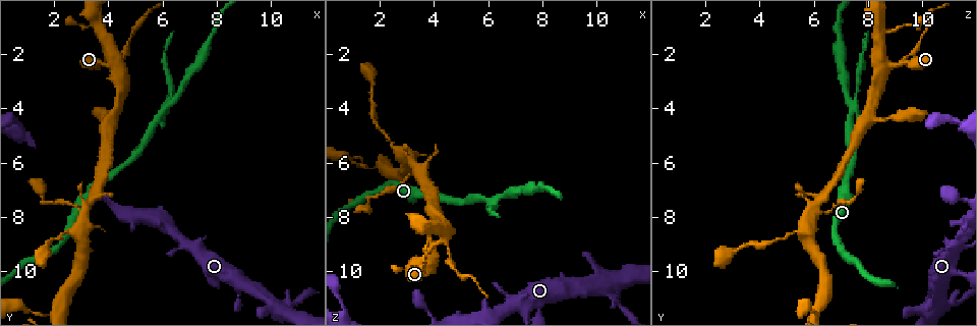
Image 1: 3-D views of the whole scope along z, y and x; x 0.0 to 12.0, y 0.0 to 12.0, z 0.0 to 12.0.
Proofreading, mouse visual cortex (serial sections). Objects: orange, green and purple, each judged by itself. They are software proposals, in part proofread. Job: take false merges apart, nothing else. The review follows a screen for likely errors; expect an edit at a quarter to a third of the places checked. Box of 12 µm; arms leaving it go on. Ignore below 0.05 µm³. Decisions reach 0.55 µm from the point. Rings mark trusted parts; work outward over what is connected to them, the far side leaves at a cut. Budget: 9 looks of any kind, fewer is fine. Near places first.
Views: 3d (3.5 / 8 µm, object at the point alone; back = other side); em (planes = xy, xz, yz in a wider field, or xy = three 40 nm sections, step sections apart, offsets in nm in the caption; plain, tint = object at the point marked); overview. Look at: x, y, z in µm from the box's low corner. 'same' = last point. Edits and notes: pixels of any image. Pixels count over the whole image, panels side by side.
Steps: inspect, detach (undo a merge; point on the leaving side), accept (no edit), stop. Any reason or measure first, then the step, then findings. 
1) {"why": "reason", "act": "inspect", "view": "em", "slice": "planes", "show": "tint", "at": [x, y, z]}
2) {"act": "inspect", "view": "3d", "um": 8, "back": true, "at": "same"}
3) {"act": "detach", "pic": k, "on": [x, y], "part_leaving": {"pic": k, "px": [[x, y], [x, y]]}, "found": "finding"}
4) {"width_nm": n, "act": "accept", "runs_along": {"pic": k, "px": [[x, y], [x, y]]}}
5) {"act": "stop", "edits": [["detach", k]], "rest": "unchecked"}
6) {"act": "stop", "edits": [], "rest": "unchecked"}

{"why": "looks like a crossing", "act": "inspect", "view": "3d", "um": 3.5, "back": true, "at": [4.5, 2.4, 8.7]}

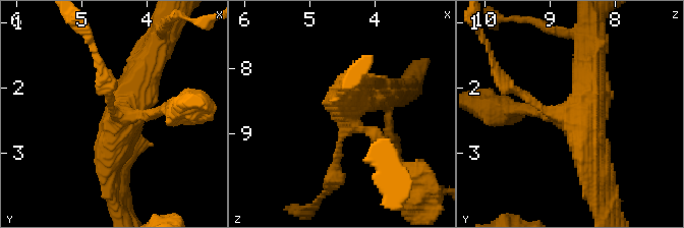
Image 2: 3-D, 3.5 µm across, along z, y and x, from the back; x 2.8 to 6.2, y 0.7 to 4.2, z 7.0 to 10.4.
{"arms": 4, "arm_widths_nm": [150, 200, 400, 450], "why": "shape alone is not enough", "act": "inspect", "view": "em", "slice": "xy", "step": 1, "show": "tint", "at": [4.40, 2.40, 8.65]}

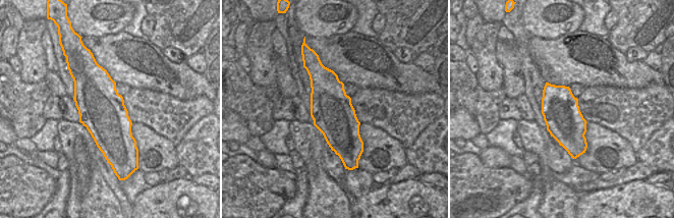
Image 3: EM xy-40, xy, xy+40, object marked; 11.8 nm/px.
{"act": "inspect", "view": "em", "slice": "xy", "step": 5, "show": "tint", "at": "same"}

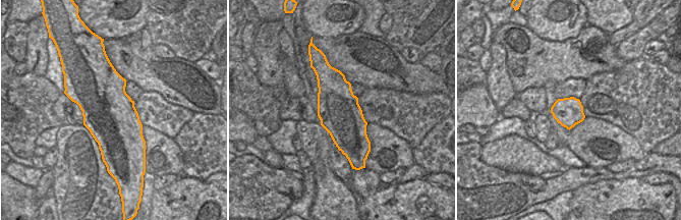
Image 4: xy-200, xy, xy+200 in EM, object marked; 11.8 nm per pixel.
{"width_nm": 500, "act": "accept", "runs_along": {"pic": 2, "px": [[528, 109], [575, 118], [593, 177]]}, "found": "all the same cell"}

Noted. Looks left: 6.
{"why": "two arms in line, one across", "act": "inspect", "view": "3d", "um": 3.5, "at": [6.2, 3.8, 7.3]}

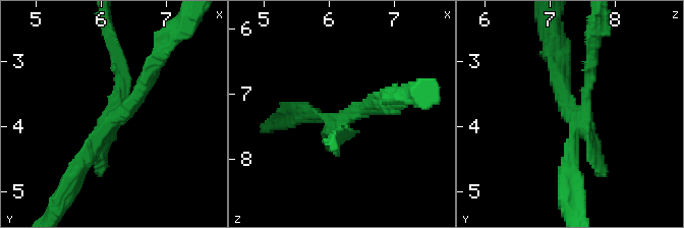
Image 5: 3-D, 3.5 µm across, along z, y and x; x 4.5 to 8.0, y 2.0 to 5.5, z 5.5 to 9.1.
{"why": "now the EM", "act": "inspect", "view": "em", "slice": "planes", "show": "tint", "at": [6.20, 3.85, 7.35]}

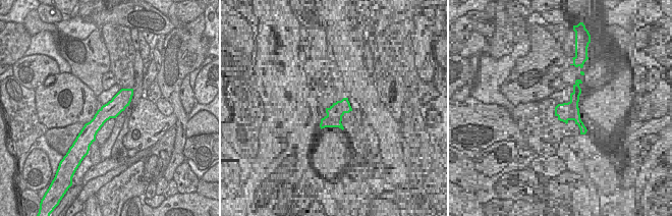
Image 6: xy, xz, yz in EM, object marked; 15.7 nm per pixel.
{"act": "detach", "pic": 5, "on": [328, 146], "part_leaving": {"pic": 5, "px": [[585, 111], [590, 40], [595, 27]]}, "found": "two cells meet here"}

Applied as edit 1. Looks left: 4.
{"why": "see it whole again", "act": "inspect", "view": "overview"}

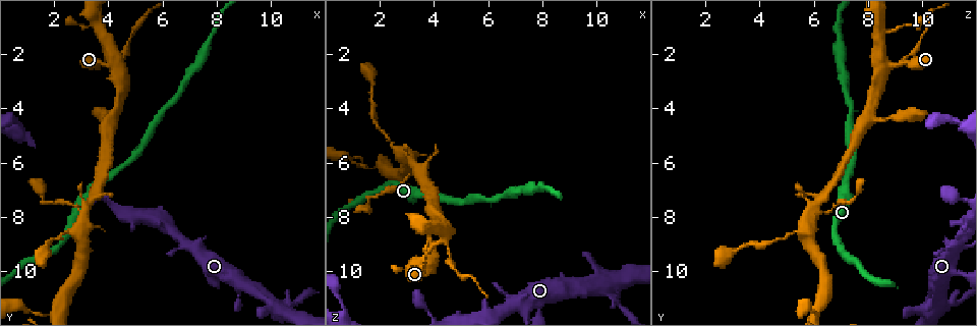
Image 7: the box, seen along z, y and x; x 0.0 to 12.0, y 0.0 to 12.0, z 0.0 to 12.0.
{"why": "three arms meet", "act": "inspect", "view": "3d", "um": 3.5, "back": true, "at": [3.1, 8.3, 5.7]}

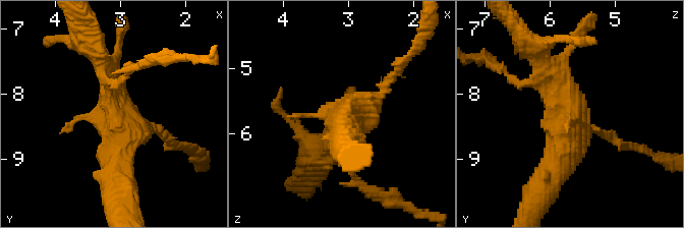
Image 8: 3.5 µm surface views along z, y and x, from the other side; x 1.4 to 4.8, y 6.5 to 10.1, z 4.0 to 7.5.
{"act": "inspect", "view": "em", "slice": "planes", "show": "tint", "at": [3.05, 8.25, 5.70]}

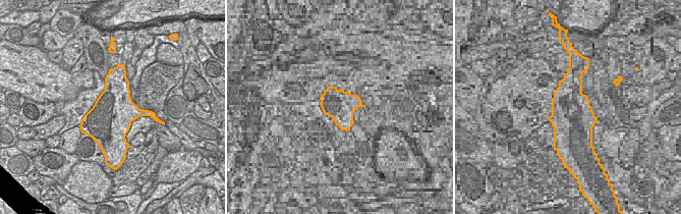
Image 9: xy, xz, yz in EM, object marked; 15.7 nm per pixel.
{"width_nm": 700, "act": "accept", "runs_along": {"pic": 8, "px": [[105, 65], [120, 125], [117, 187]]}, "found": "all the same cell"}

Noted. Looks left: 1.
{"act": "stop", "edits": [["detach", 5]], "rest": "unchecked"}

